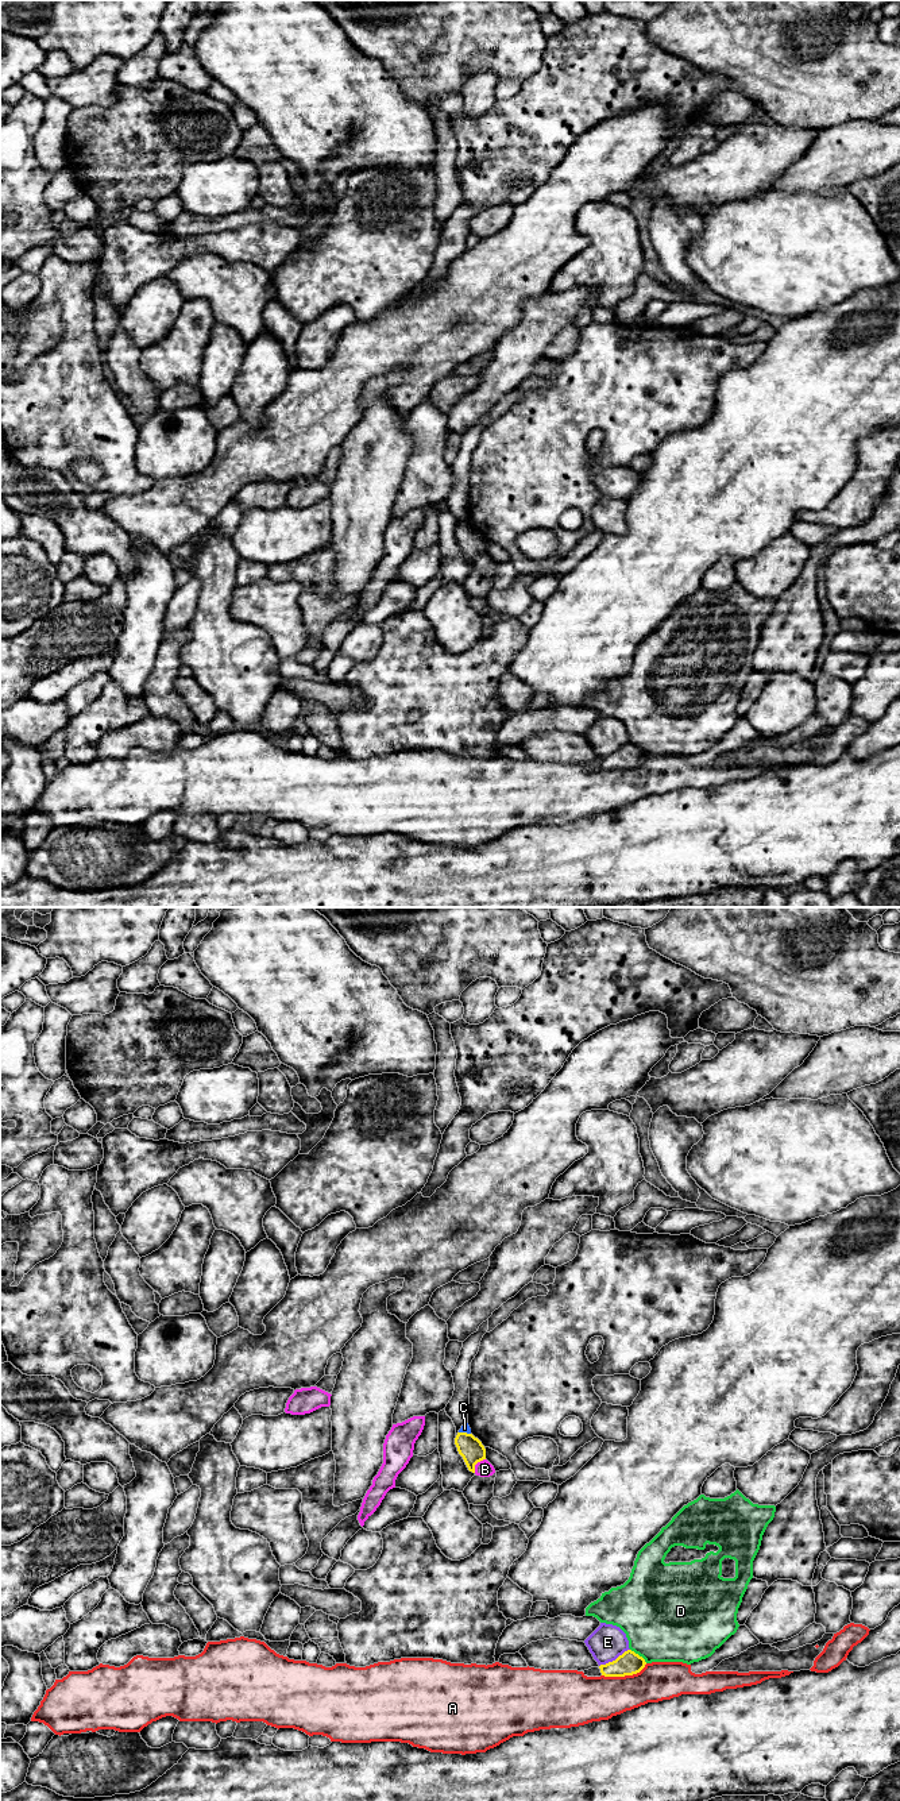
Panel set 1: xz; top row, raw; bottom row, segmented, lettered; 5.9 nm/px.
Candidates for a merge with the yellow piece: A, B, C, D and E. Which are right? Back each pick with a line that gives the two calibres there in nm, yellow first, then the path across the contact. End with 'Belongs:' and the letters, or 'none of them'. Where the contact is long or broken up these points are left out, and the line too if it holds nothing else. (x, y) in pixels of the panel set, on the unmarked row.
C: 140 nm thick on the yellow side, 50 nm on the other; runs through xz (470, 540), (464, 533), (464, 525), (464, 521)
Belongs: C

